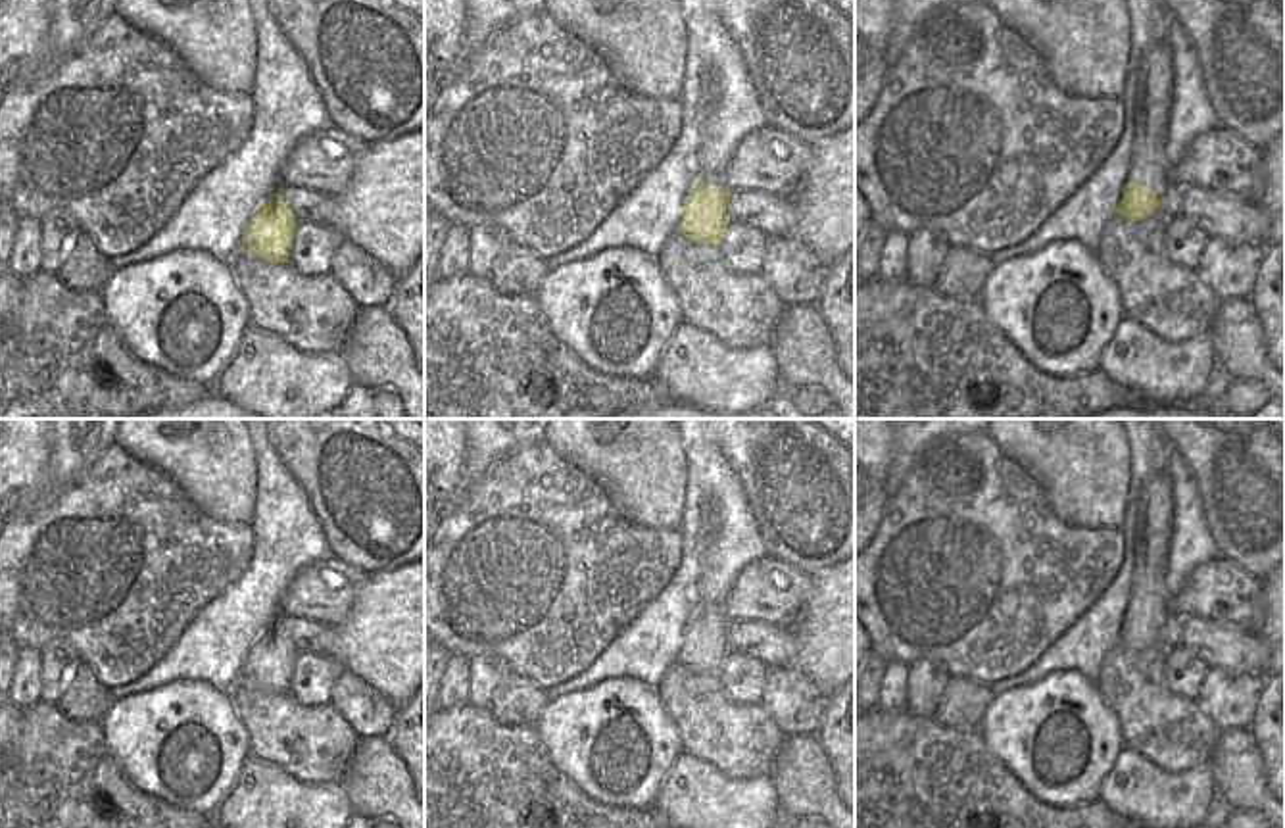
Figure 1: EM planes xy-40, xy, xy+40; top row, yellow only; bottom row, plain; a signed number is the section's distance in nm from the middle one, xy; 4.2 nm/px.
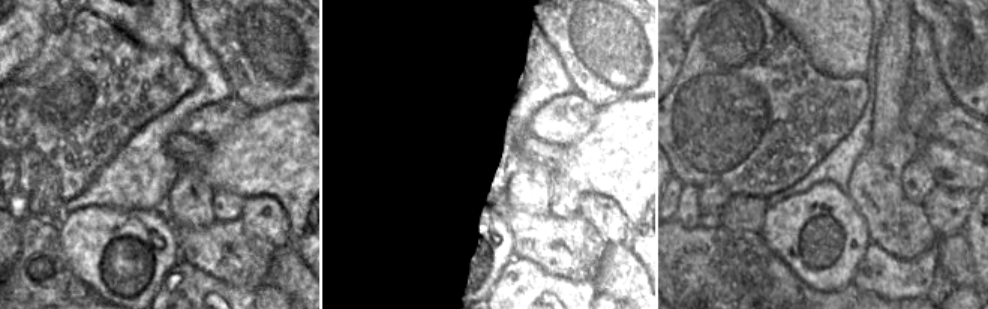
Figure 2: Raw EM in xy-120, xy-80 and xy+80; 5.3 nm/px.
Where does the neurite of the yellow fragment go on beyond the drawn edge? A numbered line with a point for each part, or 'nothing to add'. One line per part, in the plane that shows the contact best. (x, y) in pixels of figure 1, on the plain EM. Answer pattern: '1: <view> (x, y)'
1: xy+40 (1147, 596)

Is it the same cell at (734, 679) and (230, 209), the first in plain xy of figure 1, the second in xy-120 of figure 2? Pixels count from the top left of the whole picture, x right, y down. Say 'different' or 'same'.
same

